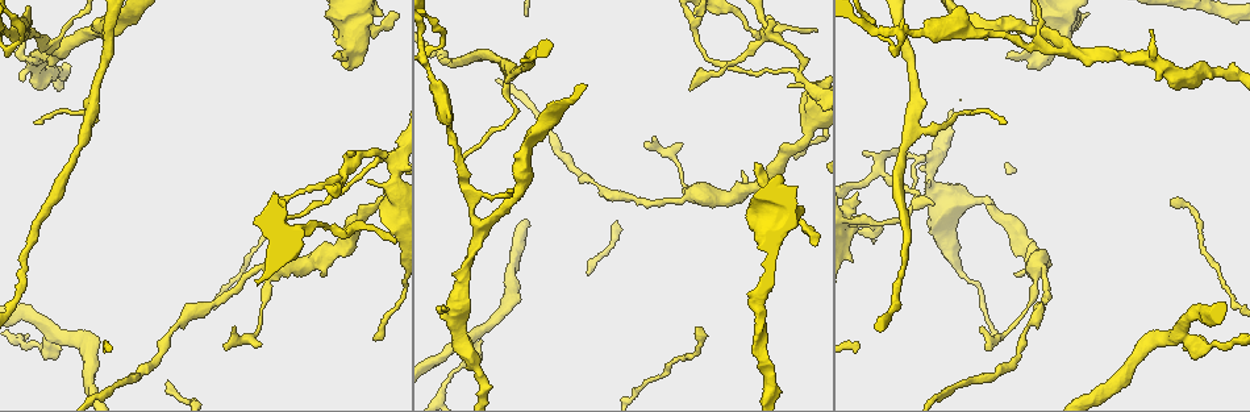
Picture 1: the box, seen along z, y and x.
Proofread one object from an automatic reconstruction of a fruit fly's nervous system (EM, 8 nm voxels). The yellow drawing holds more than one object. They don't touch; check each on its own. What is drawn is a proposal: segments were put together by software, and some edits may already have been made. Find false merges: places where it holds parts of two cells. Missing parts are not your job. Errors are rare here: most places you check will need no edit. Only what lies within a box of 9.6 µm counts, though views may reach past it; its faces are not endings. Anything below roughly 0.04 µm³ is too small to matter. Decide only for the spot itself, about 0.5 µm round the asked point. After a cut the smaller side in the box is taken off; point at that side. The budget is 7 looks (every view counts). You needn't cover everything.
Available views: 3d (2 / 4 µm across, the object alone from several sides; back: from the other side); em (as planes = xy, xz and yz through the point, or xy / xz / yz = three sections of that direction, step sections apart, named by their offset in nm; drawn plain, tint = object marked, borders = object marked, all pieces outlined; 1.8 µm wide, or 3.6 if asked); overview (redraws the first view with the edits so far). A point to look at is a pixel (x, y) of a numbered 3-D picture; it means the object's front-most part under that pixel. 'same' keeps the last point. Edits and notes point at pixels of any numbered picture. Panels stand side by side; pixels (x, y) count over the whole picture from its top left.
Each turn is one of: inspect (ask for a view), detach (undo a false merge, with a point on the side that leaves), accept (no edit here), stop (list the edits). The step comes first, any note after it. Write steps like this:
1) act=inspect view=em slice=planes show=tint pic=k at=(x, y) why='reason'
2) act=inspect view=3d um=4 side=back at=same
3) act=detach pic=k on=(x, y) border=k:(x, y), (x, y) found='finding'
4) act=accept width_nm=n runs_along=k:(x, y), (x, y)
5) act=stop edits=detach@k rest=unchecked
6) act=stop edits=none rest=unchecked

act=inspect view=em slice=xy step=8 show=tint pic=1 at=(474, 343) why='three-way junction'

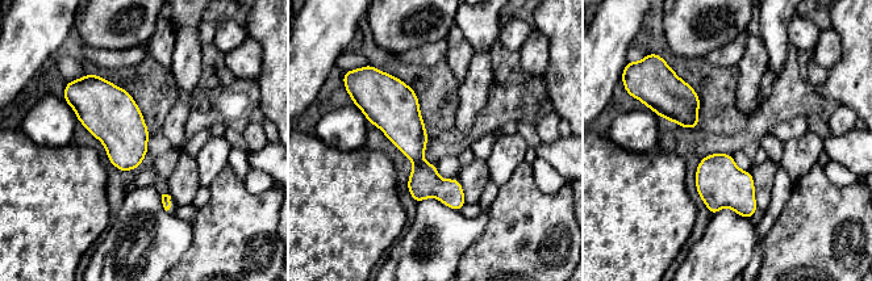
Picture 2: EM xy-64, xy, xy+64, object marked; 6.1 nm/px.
act=detach pic=2 on=(424, 181) border=2:(422, 160), (414, 166) found='two cells meet here'

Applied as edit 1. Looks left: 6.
act=inspect view=overview

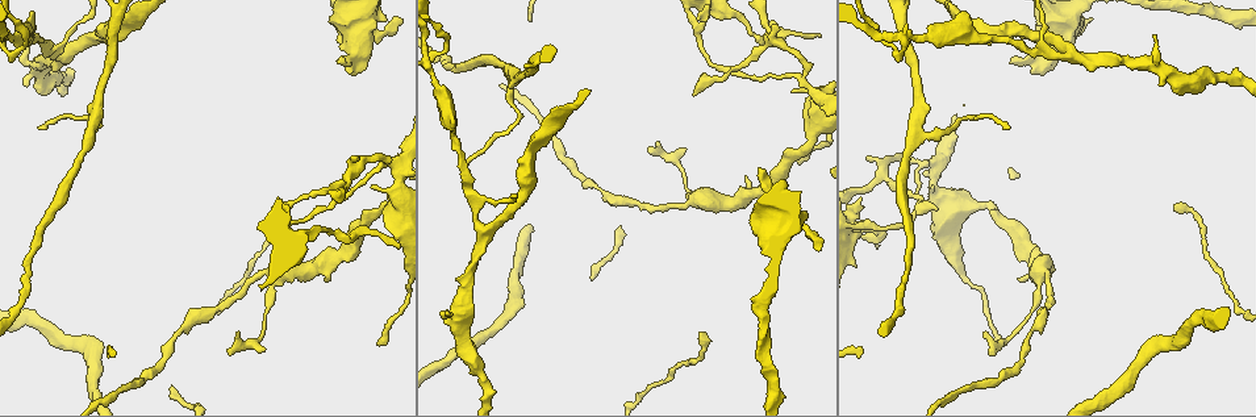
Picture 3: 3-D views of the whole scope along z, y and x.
act=inspect view=3d um=4 side=back pic=3 at=(696, 197) why='calibre changes'

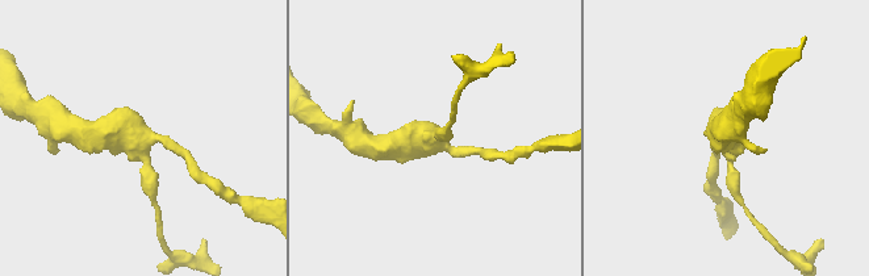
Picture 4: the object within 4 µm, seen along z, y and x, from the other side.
act=inspect view=em slice=yz step=4 show=tint pic=4 at=(435, 140) why='need the tissue'

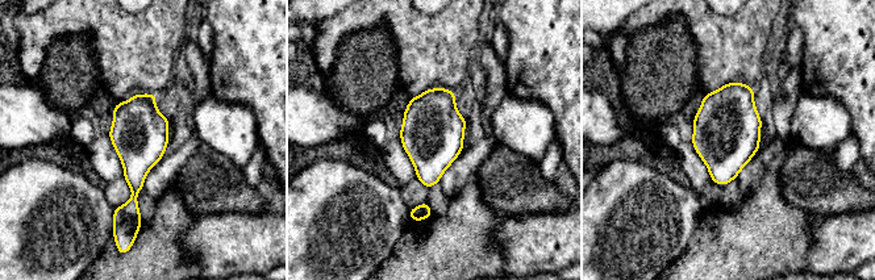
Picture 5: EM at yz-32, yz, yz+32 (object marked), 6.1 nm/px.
act=inspect view=em slice=planes show=tint at=same

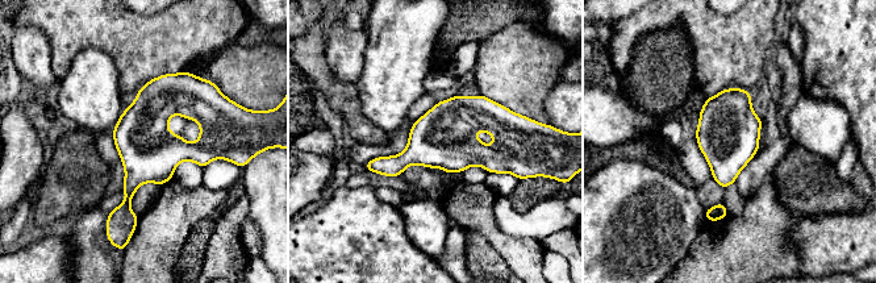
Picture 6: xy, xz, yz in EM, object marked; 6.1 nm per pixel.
act=accept found='all the same cell'

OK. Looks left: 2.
act=inspect view=em slice=planes show=plain pic=3 at=(861, 225) why='thin arm on a thick one'

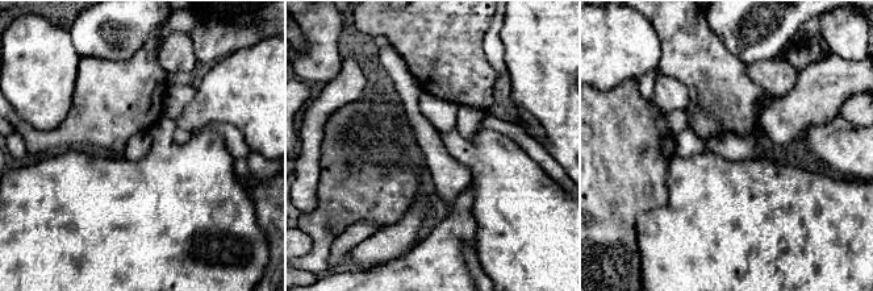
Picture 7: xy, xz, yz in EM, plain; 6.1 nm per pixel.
act=inspect view=em slice=planes show=borders at=same why='see the neighbours'

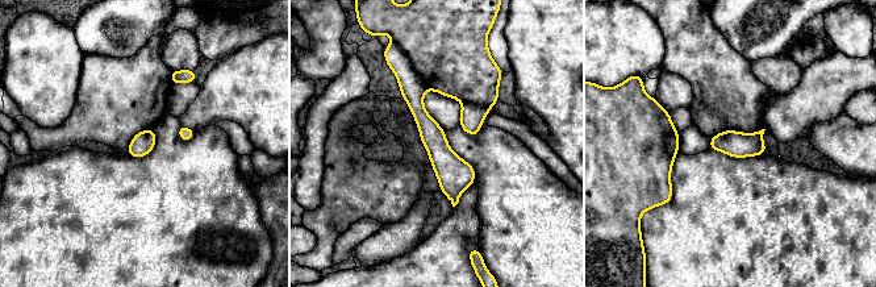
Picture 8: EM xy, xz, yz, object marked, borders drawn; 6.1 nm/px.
act=accept found='continuous, no second cell'

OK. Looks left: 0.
act=stop edits=detach@2 rest=unchecked

